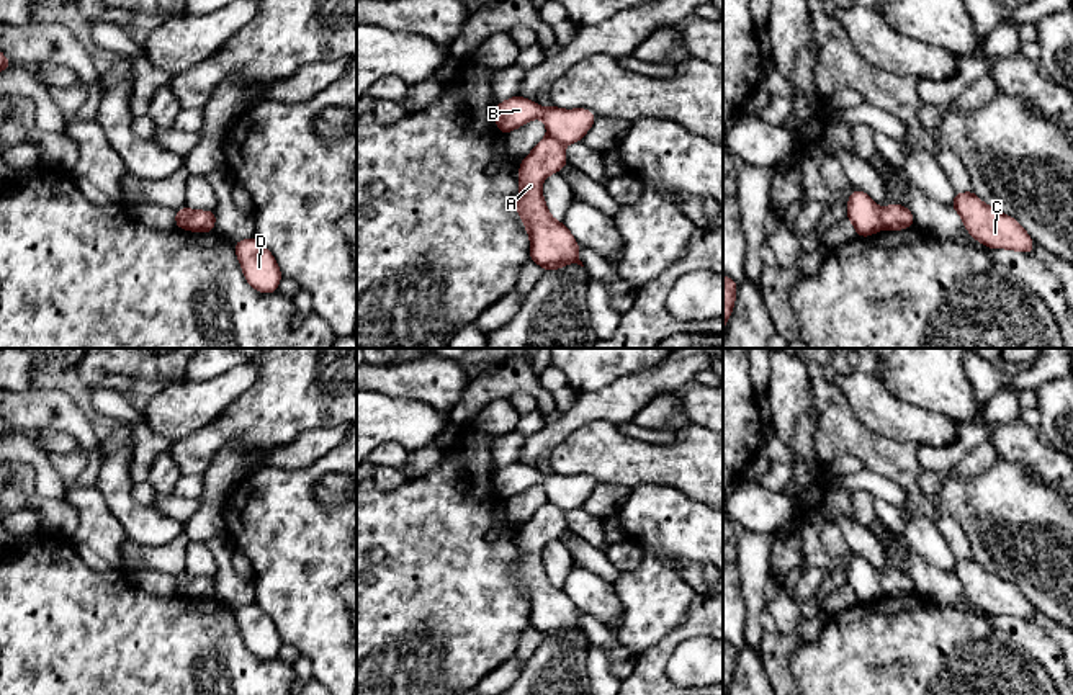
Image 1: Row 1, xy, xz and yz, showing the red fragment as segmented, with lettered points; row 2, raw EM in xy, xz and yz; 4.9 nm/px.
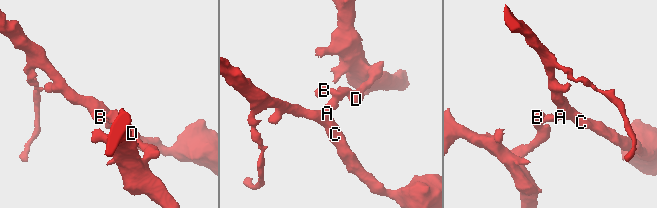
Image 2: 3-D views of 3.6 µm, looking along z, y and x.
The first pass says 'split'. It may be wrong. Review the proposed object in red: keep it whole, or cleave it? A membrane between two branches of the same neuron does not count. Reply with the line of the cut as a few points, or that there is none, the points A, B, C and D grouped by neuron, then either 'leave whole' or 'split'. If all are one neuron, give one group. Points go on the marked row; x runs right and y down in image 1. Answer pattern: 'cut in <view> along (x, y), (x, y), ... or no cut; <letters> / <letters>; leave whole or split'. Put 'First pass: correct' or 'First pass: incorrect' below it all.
cut in yz along (879, 208), (884, 228); A C / B D; split
First pass: correct

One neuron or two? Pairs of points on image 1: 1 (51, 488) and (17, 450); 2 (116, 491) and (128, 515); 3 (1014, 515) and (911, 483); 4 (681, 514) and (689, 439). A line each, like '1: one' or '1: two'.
1: one
2: one
3: one
4: two

